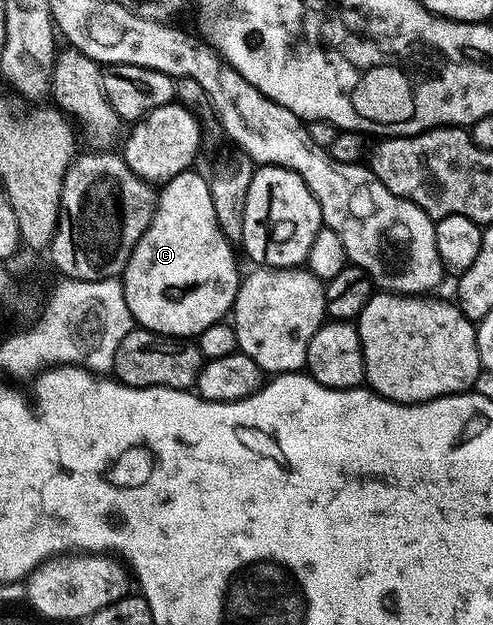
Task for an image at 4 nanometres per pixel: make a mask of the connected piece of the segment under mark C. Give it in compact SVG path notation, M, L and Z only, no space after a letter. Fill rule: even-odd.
M188 170L177 174L158 189L155 213L141 234L141 242L133 250L125 266L121 283L125 302L129 302L131 319L148 332L176 338L198 338L205 326L213 326L224 319L223 316L235 306L235 295L239 289L241 271L235 265L232 241L221 230L217 213L213 211L213 194L209 194L209 182L204 173Z

